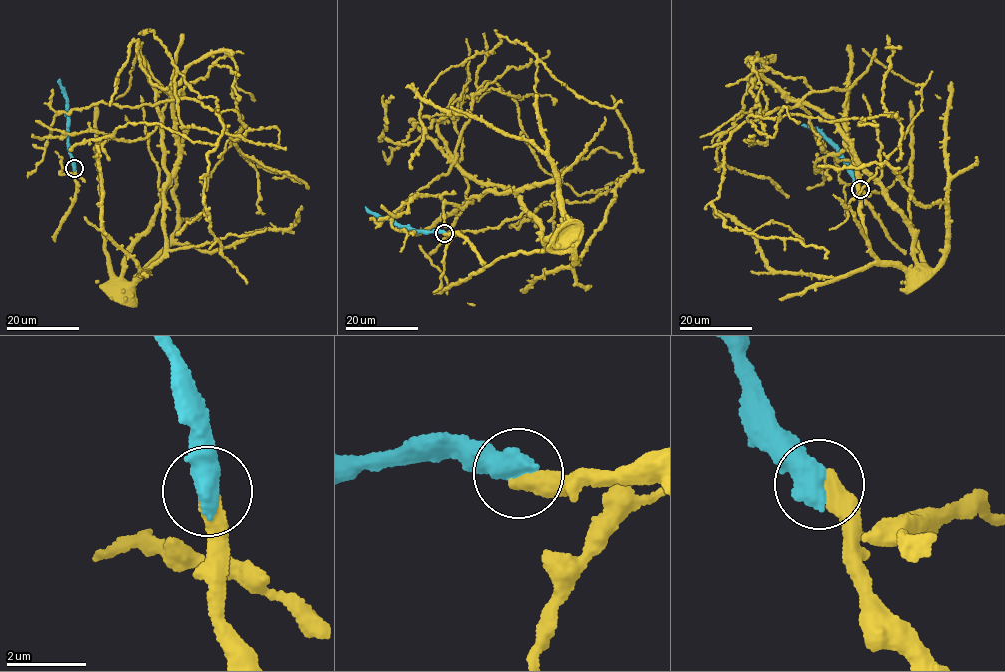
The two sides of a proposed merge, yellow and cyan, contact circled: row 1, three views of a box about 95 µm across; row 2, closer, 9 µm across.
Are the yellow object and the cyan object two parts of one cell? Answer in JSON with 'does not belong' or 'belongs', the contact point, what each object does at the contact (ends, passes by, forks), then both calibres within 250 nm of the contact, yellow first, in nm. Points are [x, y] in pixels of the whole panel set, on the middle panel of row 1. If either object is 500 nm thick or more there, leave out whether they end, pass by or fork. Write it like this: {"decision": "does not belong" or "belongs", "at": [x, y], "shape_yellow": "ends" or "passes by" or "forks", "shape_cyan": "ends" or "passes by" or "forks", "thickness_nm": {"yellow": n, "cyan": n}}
{"decision": "belongs", "at": [444, 233], "thickness_nm": {"yellow": 480, "cyan": 650}}

